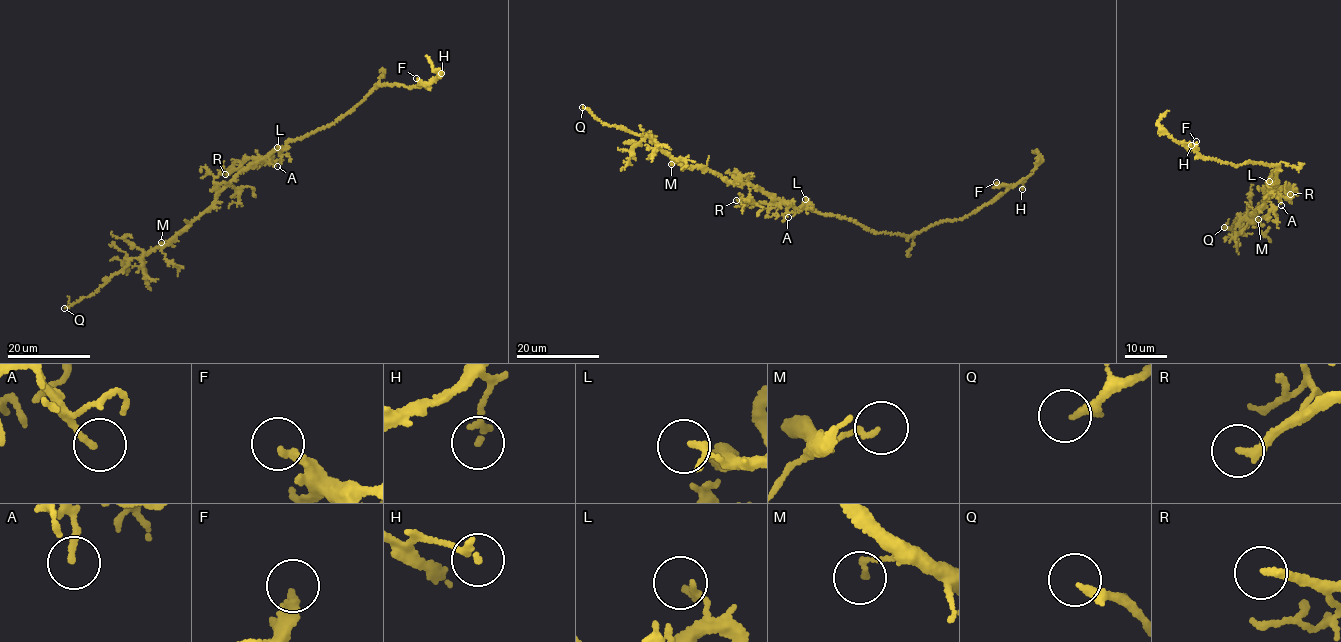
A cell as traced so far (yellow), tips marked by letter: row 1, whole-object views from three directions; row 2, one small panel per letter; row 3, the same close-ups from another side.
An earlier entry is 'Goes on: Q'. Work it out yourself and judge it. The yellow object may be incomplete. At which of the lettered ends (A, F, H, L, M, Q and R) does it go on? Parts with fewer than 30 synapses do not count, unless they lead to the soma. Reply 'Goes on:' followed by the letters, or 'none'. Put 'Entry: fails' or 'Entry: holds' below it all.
Goes on: Q
Entry: holds

